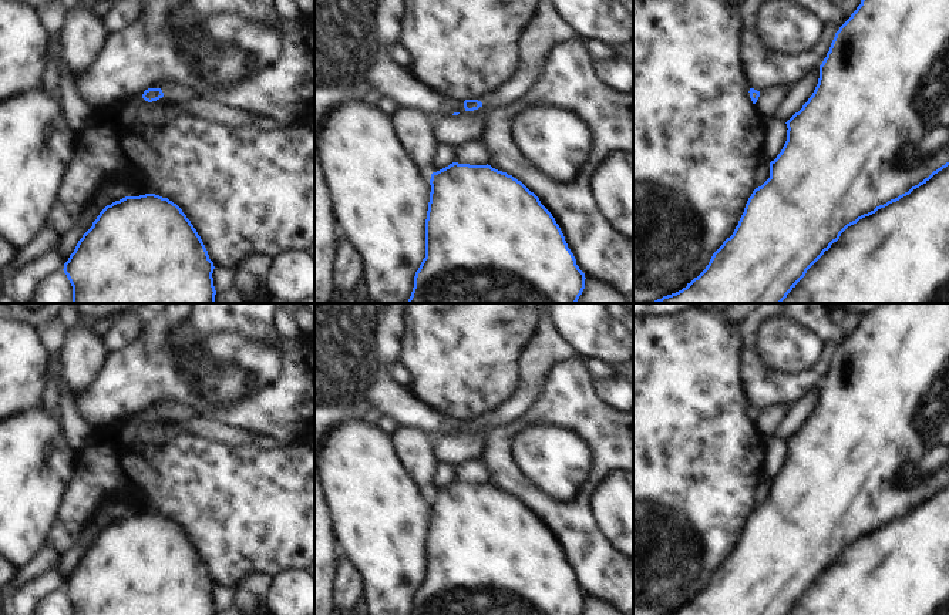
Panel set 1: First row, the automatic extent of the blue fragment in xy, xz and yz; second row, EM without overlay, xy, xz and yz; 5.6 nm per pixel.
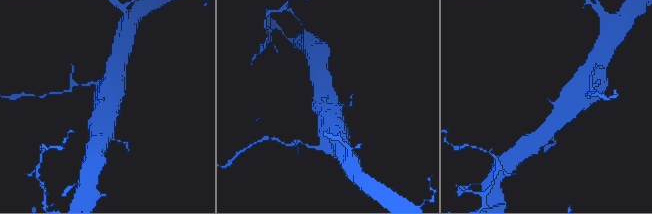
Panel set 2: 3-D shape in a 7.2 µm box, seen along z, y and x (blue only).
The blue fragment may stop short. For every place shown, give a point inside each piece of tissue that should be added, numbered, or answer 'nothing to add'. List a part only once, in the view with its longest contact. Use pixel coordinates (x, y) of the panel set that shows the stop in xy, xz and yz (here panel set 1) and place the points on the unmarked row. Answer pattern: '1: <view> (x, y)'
1: xy (171, 414)

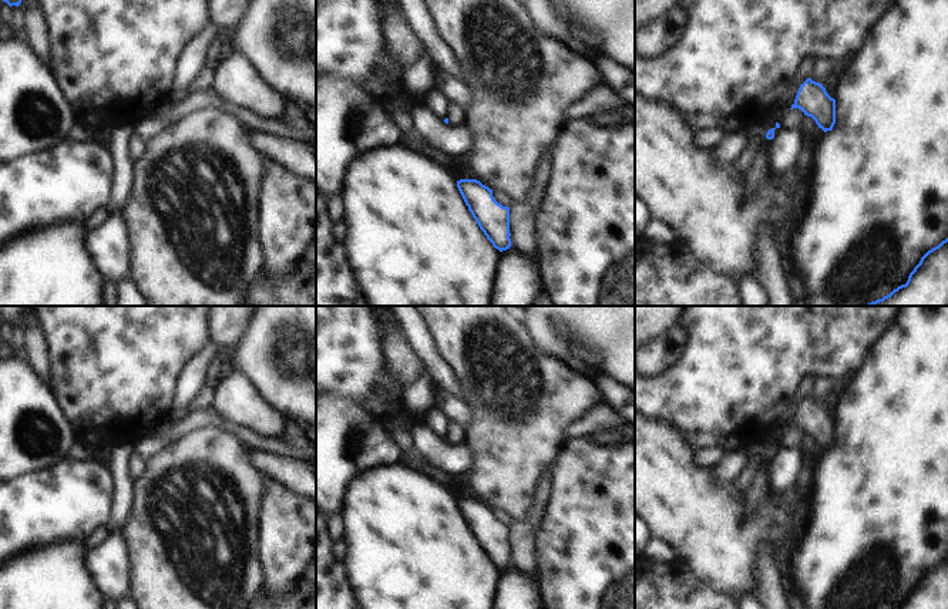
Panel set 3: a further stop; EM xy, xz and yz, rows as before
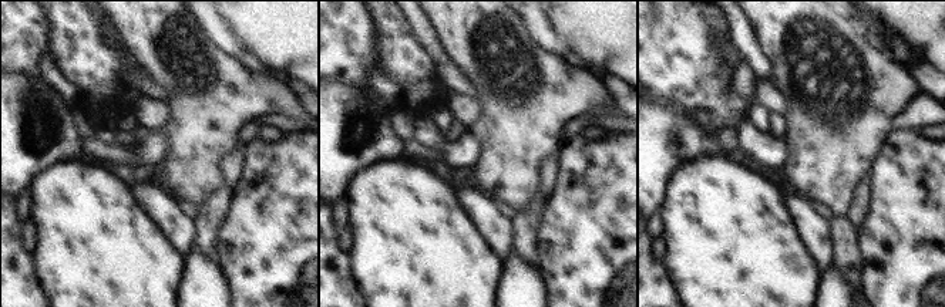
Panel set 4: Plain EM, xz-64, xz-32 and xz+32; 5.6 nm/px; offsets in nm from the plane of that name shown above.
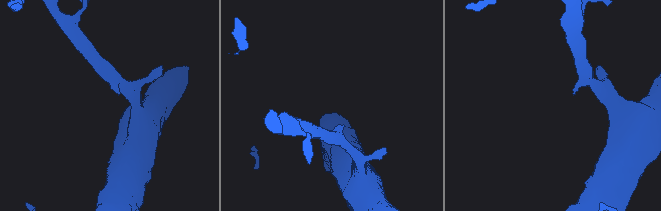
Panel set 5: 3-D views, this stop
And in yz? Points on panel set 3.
1: yz (757, 463)

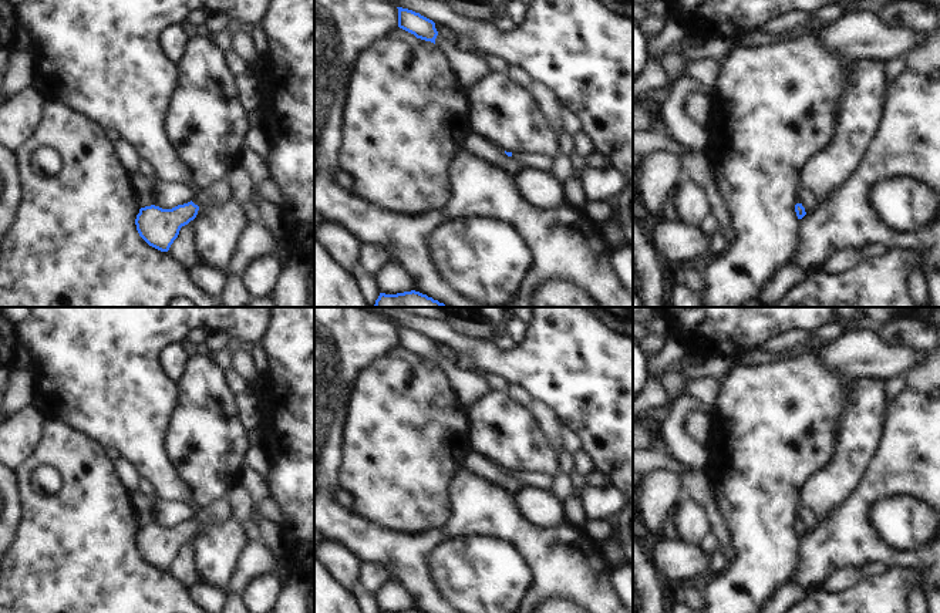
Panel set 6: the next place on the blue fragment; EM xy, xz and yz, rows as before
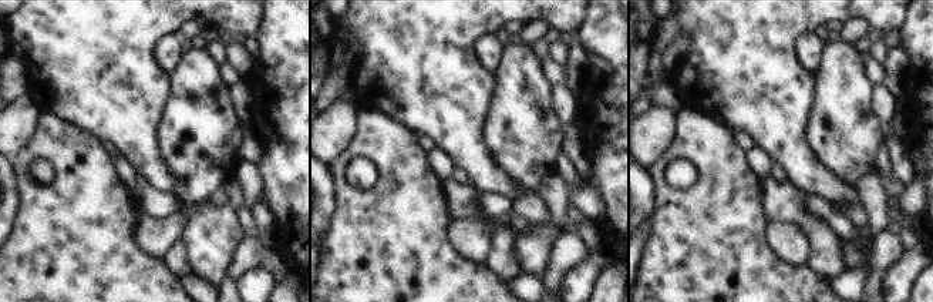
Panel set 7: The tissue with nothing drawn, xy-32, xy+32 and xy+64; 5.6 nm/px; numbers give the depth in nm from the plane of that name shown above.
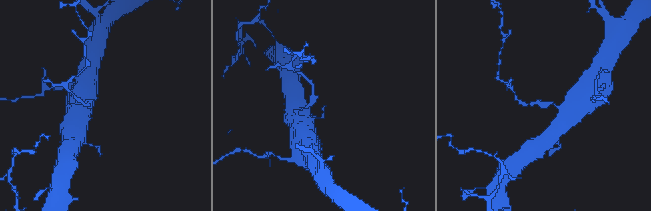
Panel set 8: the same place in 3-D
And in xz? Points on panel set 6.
nothing to add

